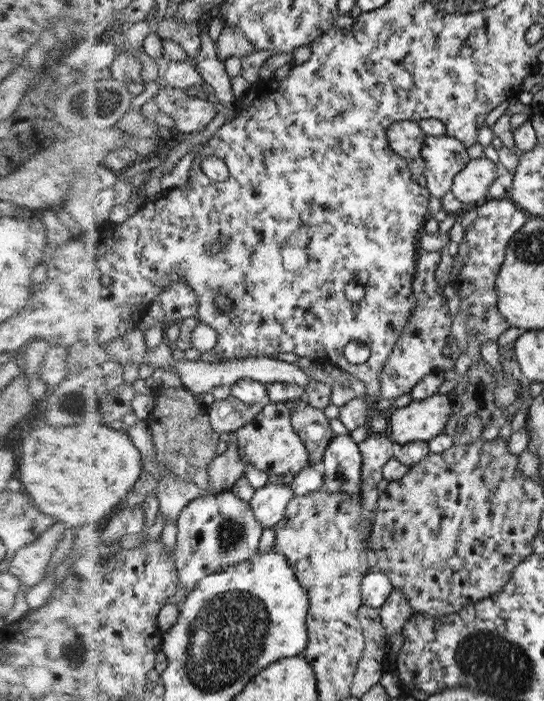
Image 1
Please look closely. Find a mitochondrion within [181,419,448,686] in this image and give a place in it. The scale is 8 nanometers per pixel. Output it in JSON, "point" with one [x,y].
{"point":[231,531]}

